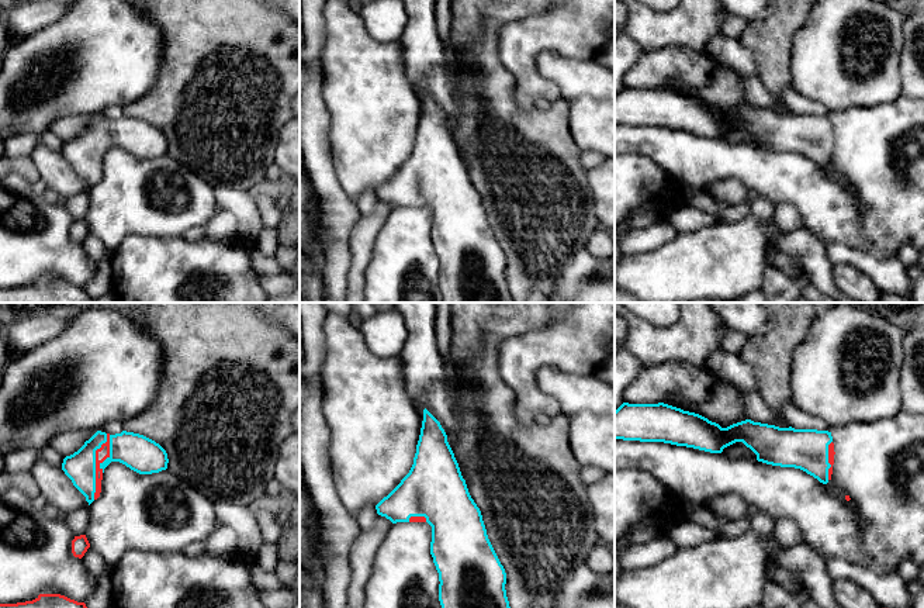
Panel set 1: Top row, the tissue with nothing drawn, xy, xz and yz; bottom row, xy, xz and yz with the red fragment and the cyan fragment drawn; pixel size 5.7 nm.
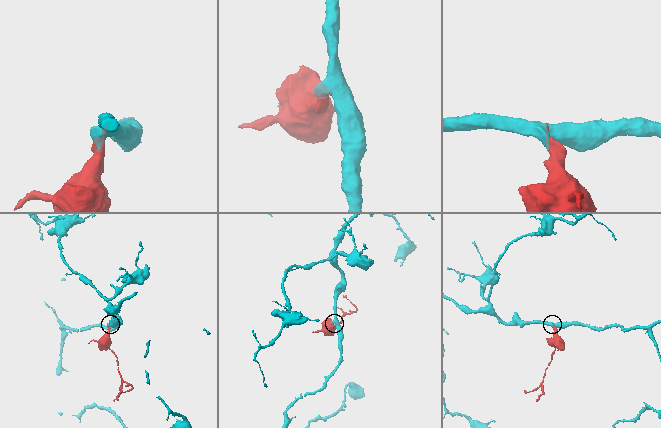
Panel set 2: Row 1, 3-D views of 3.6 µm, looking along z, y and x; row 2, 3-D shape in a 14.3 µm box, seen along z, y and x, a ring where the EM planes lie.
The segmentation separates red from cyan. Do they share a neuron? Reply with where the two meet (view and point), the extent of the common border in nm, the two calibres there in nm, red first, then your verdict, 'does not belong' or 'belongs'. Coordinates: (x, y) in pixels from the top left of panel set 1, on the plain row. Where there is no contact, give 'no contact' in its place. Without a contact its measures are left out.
contact xy (96, 151); length 380 nm; calibres 70 and 180 nm; belongs

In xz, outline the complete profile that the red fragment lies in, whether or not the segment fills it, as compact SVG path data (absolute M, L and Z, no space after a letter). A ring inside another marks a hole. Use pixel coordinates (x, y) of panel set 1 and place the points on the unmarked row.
M426 93L409 158L376 194L392 208L428 207L432 211L430 239L439 258L443 303L512 303L505 253L488 224L481 196L468 177L447 120Z

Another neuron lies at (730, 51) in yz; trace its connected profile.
M716 35L707 44L707 51L712 58L724 62L740 75L757 76L754 56L738 39Z

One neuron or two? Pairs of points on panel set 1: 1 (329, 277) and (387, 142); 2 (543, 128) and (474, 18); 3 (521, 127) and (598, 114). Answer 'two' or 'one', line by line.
1: two
2: one
3: two

